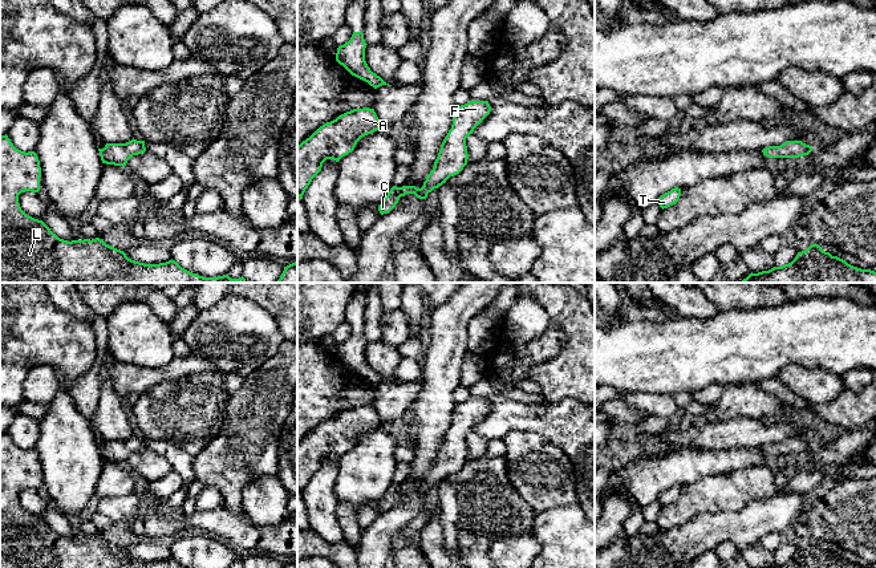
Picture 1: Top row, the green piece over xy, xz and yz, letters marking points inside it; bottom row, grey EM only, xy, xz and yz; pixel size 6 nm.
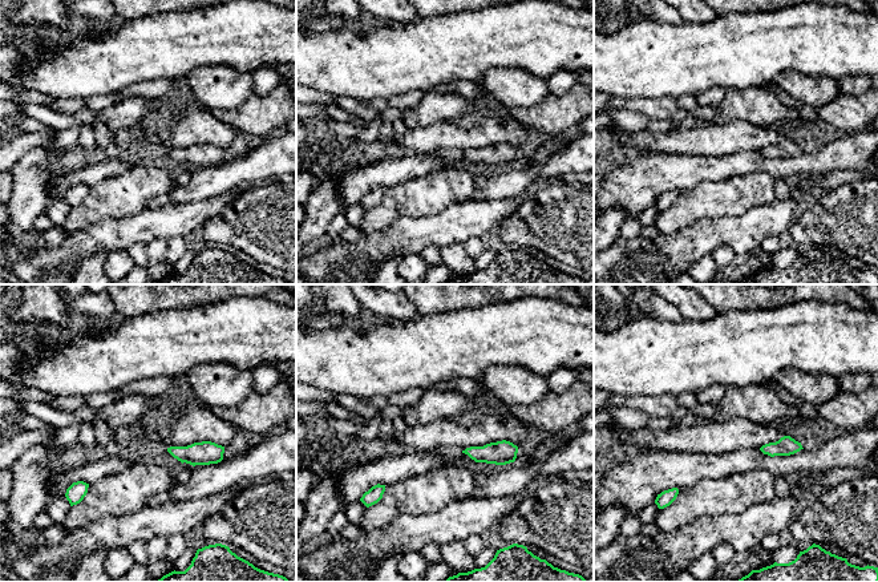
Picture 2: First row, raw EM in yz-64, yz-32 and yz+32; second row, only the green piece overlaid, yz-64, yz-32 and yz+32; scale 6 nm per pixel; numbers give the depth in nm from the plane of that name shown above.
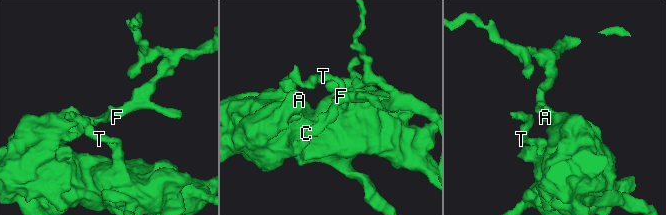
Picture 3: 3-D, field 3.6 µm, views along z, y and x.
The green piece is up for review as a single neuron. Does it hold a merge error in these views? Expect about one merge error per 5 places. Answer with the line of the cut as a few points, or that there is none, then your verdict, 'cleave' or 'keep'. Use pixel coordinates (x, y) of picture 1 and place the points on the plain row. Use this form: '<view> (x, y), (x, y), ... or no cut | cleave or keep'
no cut | keep

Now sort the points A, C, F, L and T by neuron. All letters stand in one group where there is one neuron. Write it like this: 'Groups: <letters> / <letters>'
Groups: A C F L T

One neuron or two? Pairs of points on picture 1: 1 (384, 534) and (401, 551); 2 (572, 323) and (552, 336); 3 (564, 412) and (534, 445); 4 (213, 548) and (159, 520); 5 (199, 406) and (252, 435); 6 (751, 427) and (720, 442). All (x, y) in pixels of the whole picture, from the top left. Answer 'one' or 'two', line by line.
1: two
2: two
3: two
4: two
5: two
6: one

